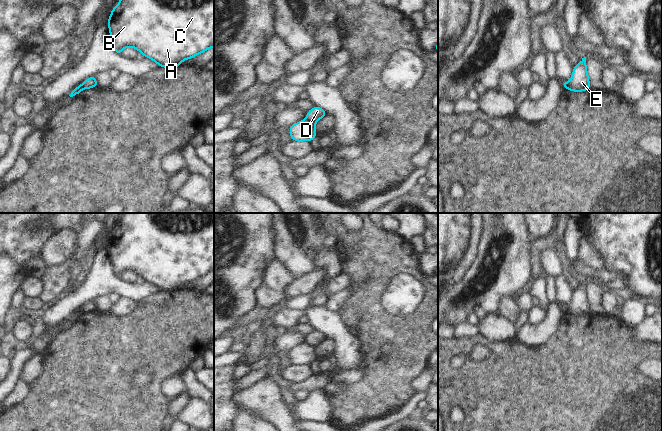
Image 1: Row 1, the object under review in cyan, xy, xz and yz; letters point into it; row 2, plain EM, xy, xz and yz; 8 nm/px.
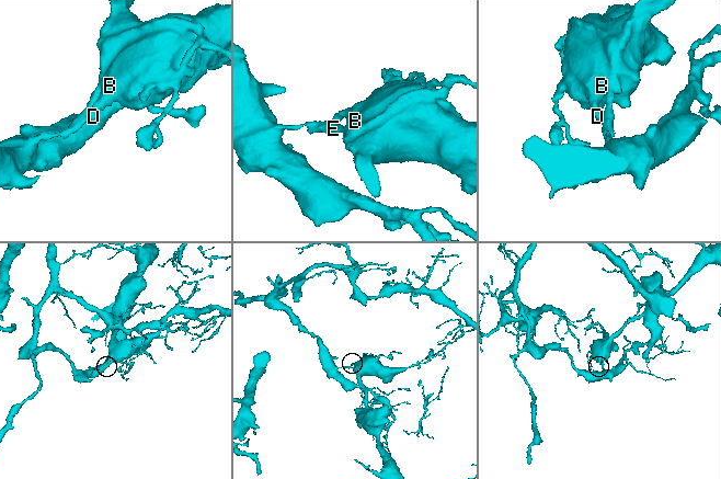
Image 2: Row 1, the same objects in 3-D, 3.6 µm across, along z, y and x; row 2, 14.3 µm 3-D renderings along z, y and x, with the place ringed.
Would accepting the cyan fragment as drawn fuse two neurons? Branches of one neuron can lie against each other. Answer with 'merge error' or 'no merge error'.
merge error

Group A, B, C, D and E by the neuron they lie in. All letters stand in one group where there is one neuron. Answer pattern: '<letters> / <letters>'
A B C D / E

